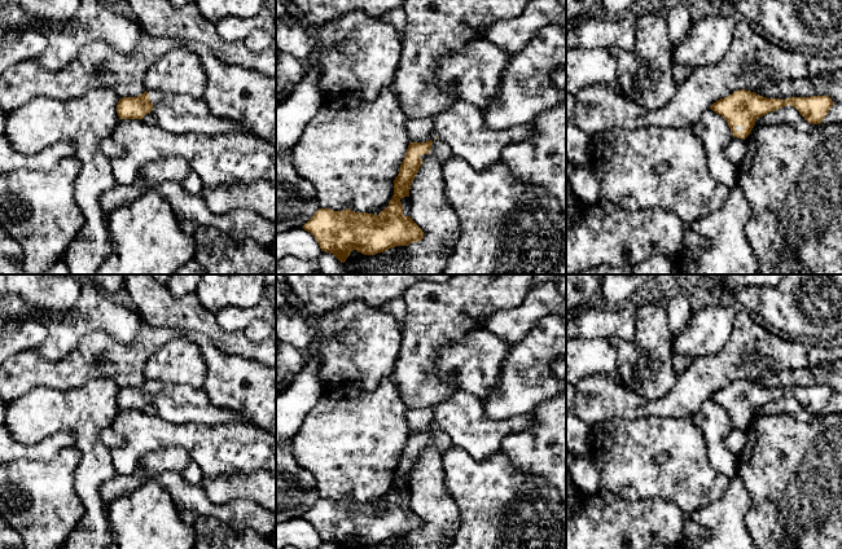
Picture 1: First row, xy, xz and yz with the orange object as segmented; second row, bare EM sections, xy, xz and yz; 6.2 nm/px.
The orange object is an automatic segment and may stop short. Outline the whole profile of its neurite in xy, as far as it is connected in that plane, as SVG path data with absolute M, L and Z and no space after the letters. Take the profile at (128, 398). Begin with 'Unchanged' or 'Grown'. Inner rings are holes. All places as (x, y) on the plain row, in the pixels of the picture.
Grown. M145 381L137 387L119 388L117 395L119 409L142 409L150 401L157 409L157 416L172 423L250 425L238 413L215 407L203 388L187 385Z

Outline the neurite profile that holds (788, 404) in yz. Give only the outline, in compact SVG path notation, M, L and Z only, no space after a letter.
M786 395L779 400L771 401L758 408L754 417L776 413L791 414L801 422L810 422L816 416L808 413L794 396Z

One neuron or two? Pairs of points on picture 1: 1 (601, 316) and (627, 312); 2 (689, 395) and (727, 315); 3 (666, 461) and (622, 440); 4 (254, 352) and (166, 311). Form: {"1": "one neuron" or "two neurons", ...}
{"1": "one neuron", "2": "two neurons", "3": "one neuron", "4": "one neuron"}

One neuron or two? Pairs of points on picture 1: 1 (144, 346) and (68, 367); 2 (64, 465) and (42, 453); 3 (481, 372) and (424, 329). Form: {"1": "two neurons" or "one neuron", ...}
{"1": "one neuron", "2": "two neurons", "3": "two neurons"}

